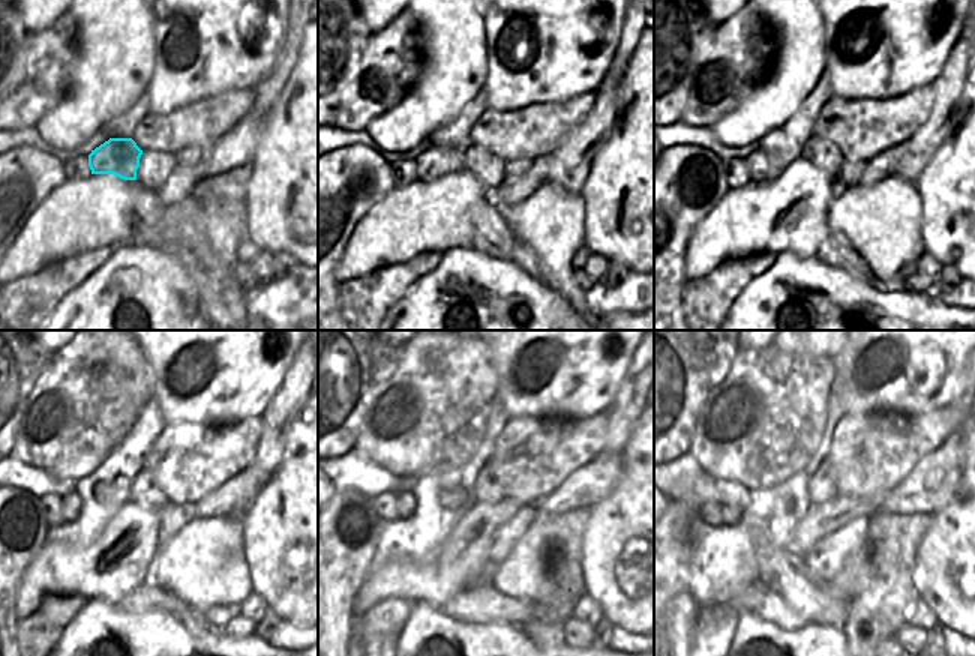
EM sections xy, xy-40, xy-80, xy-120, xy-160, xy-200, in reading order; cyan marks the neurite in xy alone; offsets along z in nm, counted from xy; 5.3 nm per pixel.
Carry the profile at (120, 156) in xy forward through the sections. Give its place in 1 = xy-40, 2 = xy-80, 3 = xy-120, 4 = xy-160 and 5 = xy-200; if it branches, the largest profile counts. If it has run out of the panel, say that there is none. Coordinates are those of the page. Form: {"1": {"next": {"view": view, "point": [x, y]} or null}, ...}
{"1": {"next": {"view": "xy-40", "point": [437, 161]}}, "2": {"next": {"view": "xy-80", "point": [759, 168]}}, "3": {"next": {"view": "xy-120", "point": [71, 503]}}, "4": {"next": {"view": "xy-160", "point": [405, 500]}}, "5": {"next": {"view": "xy-200", "point": [729, 515]}}}

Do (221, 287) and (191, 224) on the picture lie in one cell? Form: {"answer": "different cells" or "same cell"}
{"answer": "same cell"}

